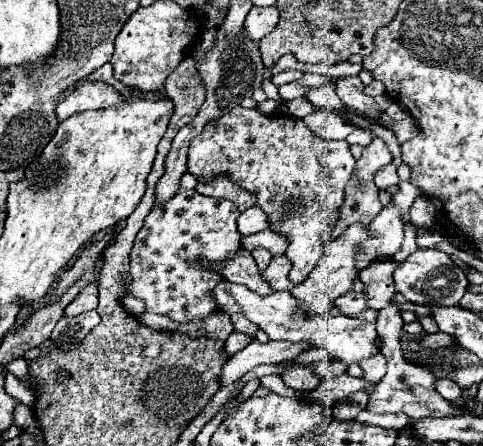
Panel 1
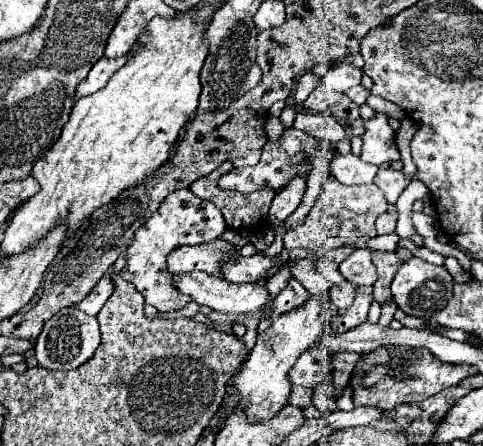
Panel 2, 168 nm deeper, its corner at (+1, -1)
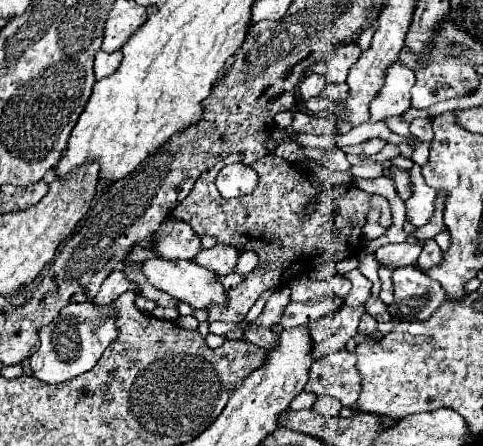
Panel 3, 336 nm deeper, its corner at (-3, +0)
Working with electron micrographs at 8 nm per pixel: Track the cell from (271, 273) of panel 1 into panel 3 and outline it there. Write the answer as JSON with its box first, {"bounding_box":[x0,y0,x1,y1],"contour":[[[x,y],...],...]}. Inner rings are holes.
{"bounding_box":[193,244,239,276],"contour":[[[219,244],[219,246],[213,246],[209,250],[201,250],[193,258],[193,262],[197,262],[199,266],[203,266],[207,270],[213,270],[219,276],[225,276],[225,274],[231,274],[235,270],[237,258],[239,258],[239,252],[233,246]]]}

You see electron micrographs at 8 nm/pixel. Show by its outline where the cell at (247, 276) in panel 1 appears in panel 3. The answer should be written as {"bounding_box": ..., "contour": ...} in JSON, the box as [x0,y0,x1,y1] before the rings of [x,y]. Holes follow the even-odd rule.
{"bounding_box":[151,218,201,260],"contour":[[[165,218],[161,222],[159,230],[151,236],[151,244],[157,254],[173,260],[193,260],[193,256],[201,252],[201,242],[193,228],[173,218]]]}

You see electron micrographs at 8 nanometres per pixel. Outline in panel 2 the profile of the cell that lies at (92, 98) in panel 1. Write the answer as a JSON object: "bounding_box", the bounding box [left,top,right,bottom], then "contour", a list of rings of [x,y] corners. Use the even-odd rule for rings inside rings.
{"bounding_box":[73,52,134,101],"contour":[[[129,52],[125,57],[121,57],[121,59],[105,59],[105,57],[101,57],[101,59],[93,65],[93,69],[89,71],[89,75],[87,75],[83,81],[77,83],[77,89],[75,89],[75,97],[73,97],[73,99],[77,101],[77,99],[81,99],[81,97],[85,97],[85,95],[91,95],[91,93],[103,89],[103,87],[107,85],[109,77],[111,77],[117,69],[121,69],[133,53],[134,52]]]}

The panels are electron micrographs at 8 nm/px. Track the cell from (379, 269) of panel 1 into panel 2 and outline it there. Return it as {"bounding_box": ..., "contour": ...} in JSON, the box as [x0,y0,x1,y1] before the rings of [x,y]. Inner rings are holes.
{"bounding_box":[327,285,373,333],"contour":[[[371,285],[357,287],[357,295],[355,295],[353,305],[347,311],[343,311],[343,315],[333,317],[329,321],[329,325],[327,325],[327,331],[343,333],[343,331],[349,331],[349,329],[365,323],[365,317],[369,313],[371,301],[373,301],[373,287]]]}

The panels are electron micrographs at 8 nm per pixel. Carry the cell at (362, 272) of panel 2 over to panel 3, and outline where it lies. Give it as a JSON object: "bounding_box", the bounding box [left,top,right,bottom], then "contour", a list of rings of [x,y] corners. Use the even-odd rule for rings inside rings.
{"bounding_box":[345,268,371,308],"contour":[[[355,268],[349,272],[349,282],[353,284],[351,292],[345,296],[345,304],[351,306],[351,308],[357,308],[357,306],[363,306],[367,296],[371,294],[371,282]]]}

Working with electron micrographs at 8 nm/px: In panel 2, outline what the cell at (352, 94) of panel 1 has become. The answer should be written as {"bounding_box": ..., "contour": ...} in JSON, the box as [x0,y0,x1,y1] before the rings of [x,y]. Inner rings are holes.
{"bounding_box":[327,63,361,91],"contour":[[[337,63],[329,73],[327,79],[333,83],[337,91],[347,91],[361,83],[361,71],[353,67],[353,63]]]}

